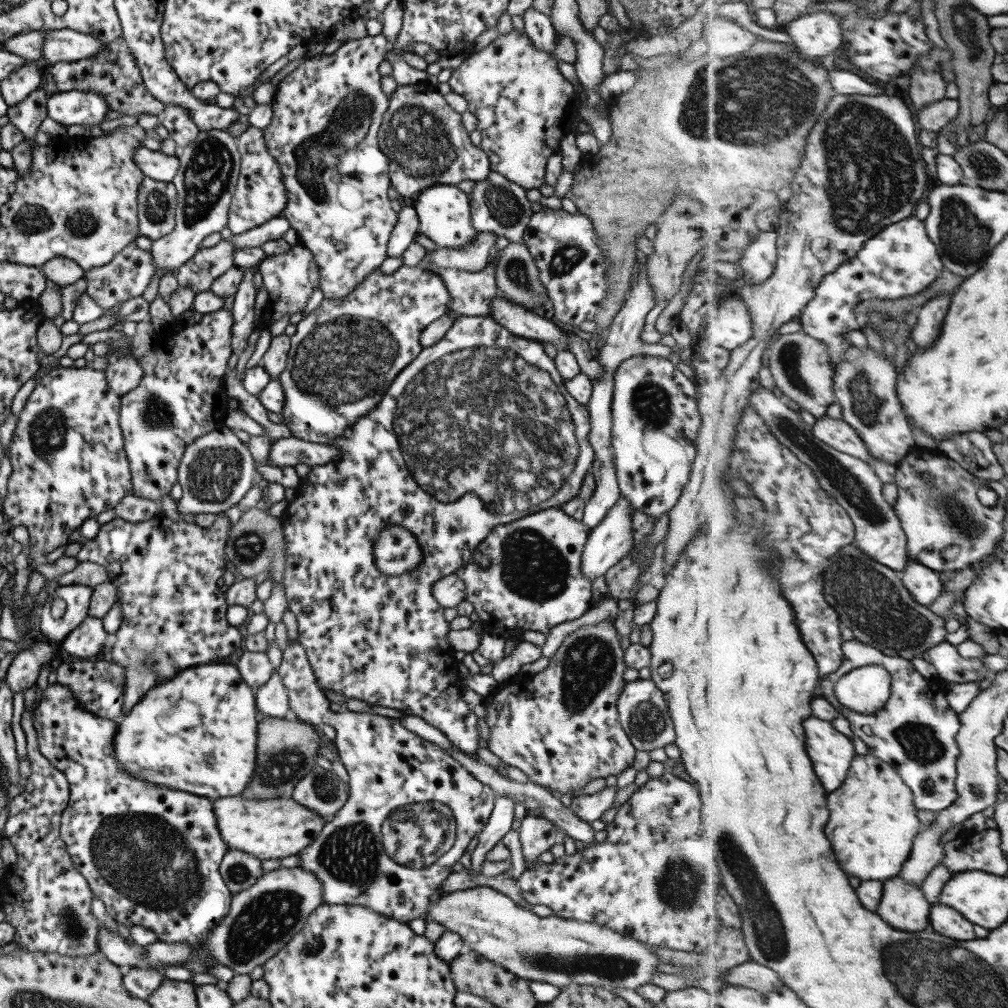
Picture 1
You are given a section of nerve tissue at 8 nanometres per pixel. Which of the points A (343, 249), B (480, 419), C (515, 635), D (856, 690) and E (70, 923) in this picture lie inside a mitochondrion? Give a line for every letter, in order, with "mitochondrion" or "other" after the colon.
A: other
B: mitochondrion
C: other
D: other
E: mitochondrion

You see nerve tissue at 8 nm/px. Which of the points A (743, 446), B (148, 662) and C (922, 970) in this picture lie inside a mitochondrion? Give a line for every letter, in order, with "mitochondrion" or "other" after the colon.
A: other
B: mitochondrion
C: mitochondrion

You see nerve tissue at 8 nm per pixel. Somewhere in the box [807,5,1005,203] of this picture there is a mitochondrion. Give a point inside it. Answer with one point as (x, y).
(973, 48)

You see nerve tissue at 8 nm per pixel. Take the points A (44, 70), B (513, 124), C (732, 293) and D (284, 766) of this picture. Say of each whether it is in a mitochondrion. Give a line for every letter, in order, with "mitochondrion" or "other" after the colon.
A: other
B: other
C: other
D: mitochondrion

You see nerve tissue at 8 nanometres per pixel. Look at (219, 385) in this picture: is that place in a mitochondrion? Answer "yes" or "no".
no

